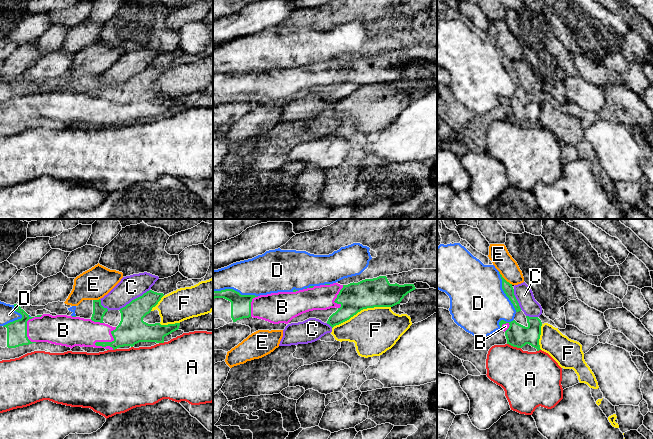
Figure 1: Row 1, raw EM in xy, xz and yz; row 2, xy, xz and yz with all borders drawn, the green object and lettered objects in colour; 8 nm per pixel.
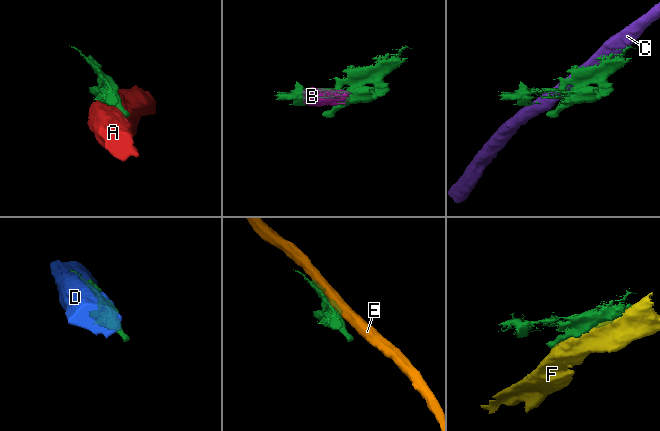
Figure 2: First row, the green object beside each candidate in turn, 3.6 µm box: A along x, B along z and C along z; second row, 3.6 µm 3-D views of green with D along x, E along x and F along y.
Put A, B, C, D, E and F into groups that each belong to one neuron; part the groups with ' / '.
A / B / C / D / E / F

